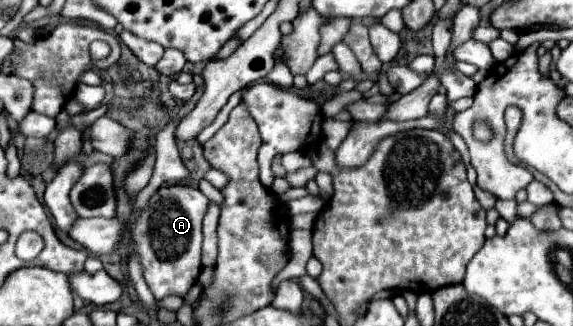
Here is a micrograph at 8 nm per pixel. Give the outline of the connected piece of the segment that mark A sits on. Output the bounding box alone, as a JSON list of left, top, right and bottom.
[130,186,210,300]

